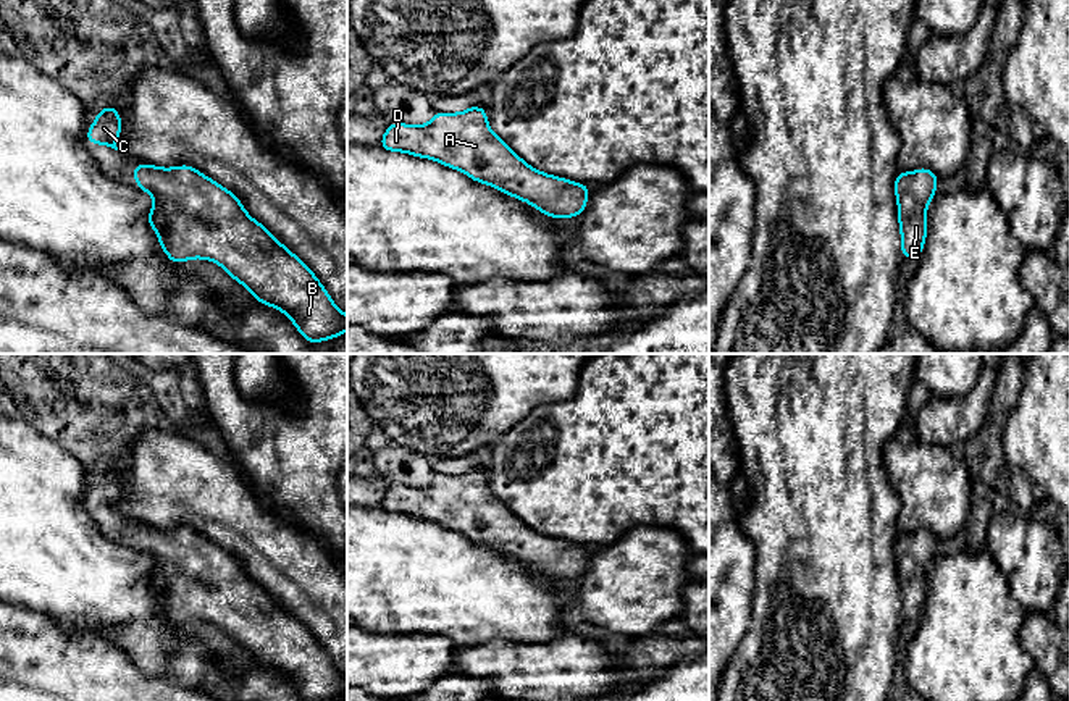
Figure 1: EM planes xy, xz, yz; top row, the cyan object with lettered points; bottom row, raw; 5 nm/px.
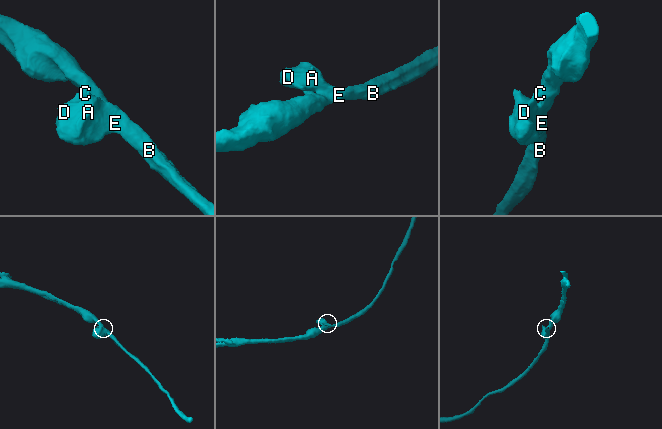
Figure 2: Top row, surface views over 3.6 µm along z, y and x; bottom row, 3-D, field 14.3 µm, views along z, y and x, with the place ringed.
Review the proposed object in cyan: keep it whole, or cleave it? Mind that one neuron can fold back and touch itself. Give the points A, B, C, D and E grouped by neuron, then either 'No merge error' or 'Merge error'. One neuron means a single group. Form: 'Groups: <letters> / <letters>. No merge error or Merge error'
Groups: A B C D E. No merge error

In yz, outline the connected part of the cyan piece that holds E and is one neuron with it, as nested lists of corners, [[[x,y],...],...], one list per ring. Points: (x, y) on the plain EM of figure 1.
[[[919,530],[912,535],[898,533],[896,536],[895,556],[903,620],[914,620],[922,615],[927,598],[925,570],[937,556],[937,544],[938,538],[929,530]]]

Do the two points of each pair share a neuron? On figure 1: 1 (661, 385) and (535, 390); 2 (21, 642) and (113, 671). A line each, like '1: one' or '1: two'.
1: two
2: one

